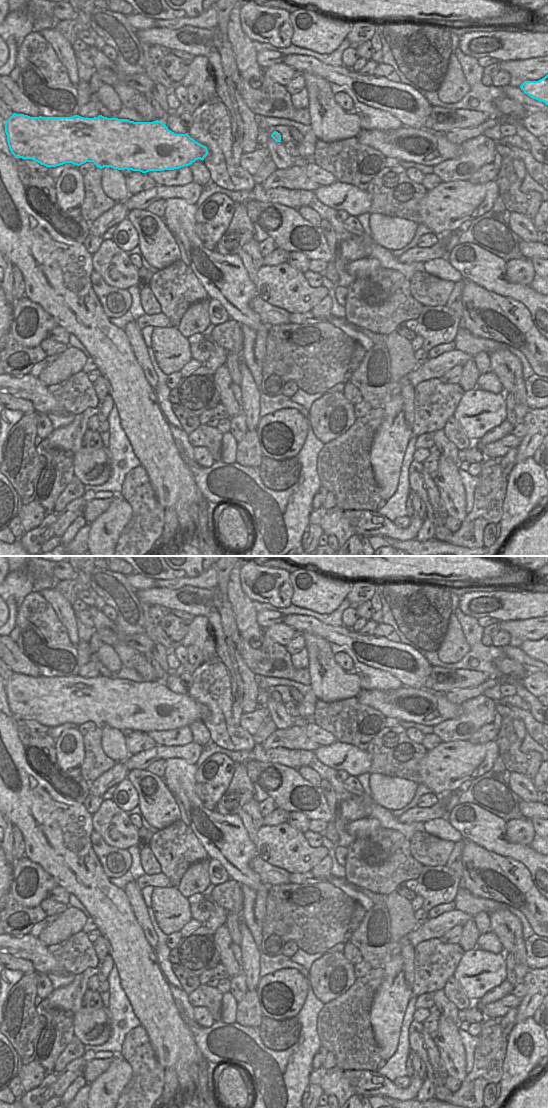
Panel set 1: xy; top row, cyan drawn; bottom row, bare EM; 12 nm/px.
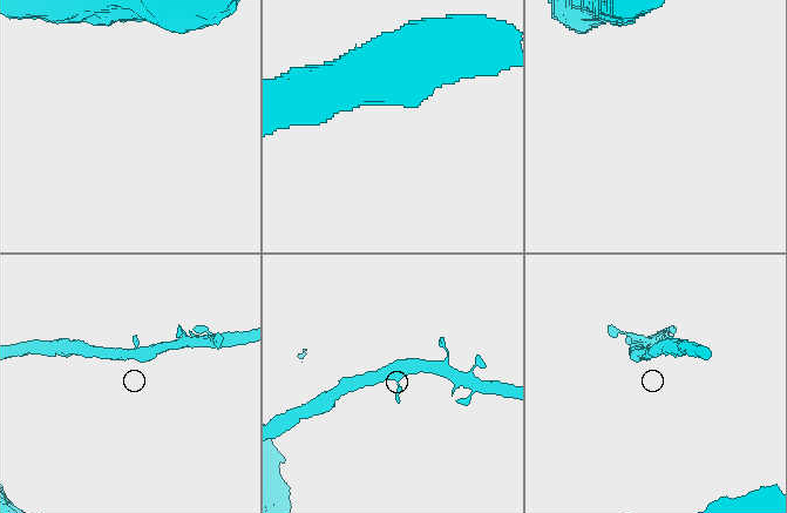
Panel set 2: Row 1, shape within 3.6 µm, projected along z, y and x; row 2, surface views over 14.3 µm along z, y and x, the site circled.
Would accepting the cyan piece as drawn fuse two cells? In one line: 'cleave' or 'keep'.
keep

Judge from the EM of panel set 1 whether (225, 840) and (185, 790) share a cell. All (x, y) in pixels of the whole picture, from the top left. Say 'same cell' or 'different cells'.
same cell

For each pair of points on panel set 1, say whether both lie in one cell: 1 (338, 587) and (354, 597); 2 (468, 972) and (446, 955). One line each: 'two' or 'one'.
1: two
2: two

